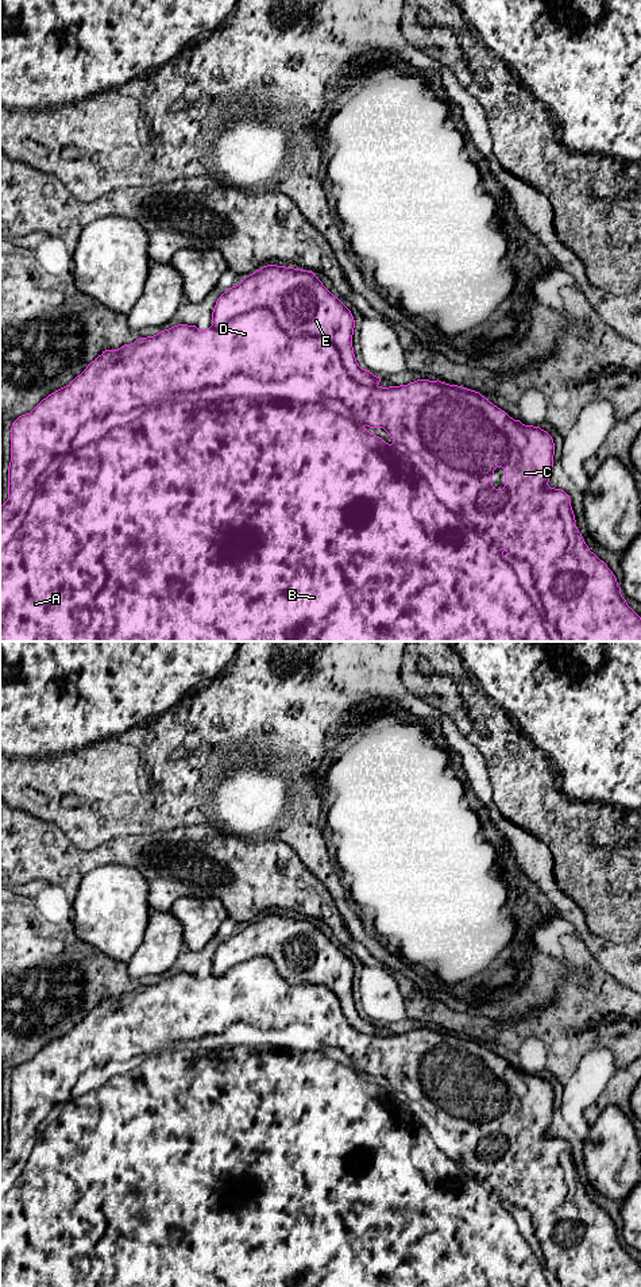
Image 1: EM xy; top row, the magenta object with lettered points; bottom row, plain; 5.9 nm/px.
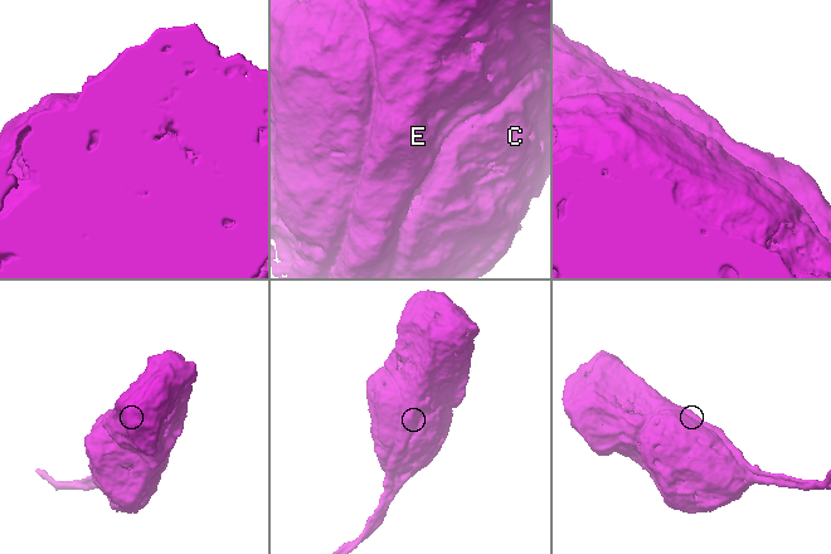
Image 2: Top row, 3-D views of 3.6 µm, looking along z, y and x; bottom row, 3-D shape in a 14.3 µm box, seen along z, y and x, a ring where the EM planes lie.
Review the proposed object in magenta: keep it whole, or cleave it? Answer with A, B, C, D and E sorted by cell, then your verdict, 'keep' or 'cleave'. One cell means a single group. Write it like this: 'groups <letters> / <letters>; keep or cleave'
groups A B C D / E; cleave

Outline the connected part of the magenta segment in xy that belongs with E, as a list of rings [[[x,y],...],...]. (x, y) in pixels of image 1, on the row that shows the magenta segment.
[[[267,265],[229,288],[216,301],[212,325],[220,328],[252,309],[269,309],[290,336],[318,336],[332,343],[350,377],[363,386],[378,386],[381,377],[356,362],[351,311],[335,297],[313,271]]]

